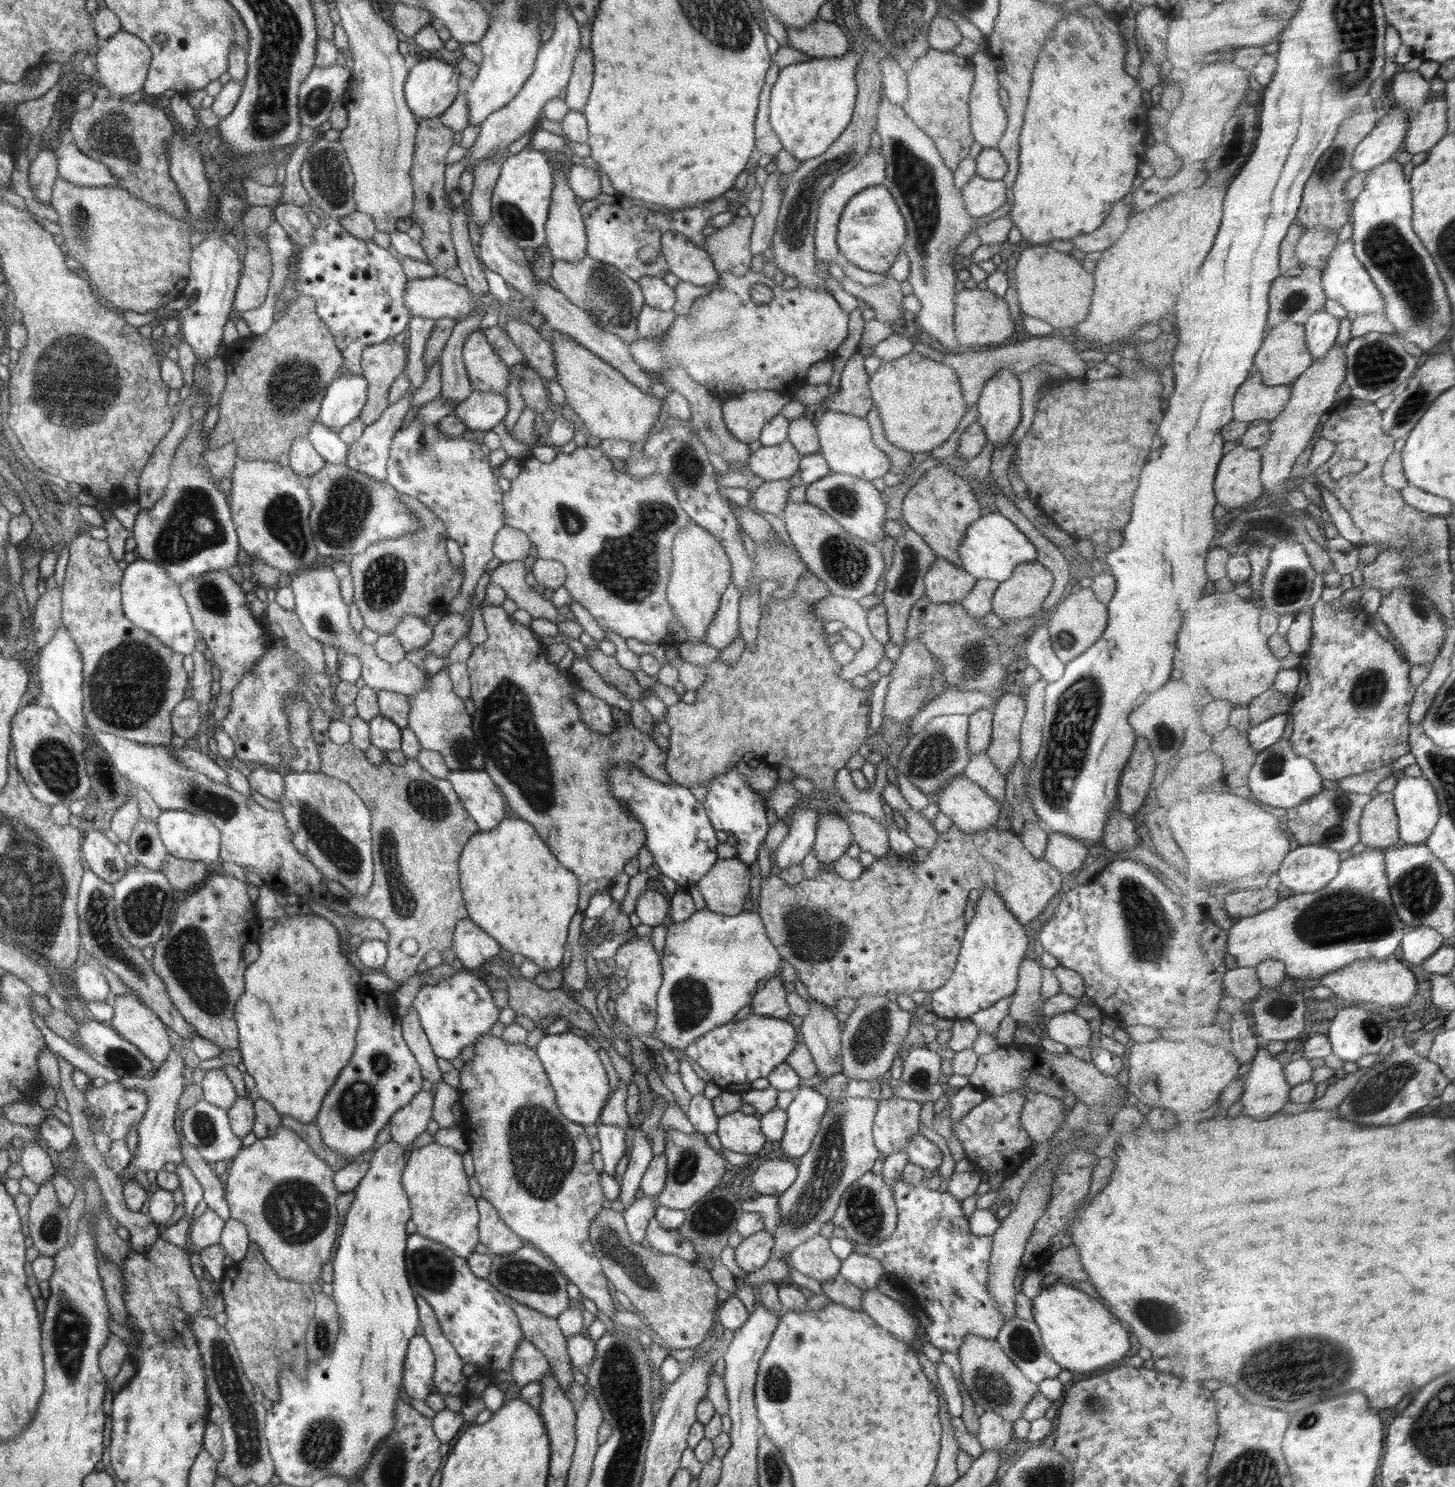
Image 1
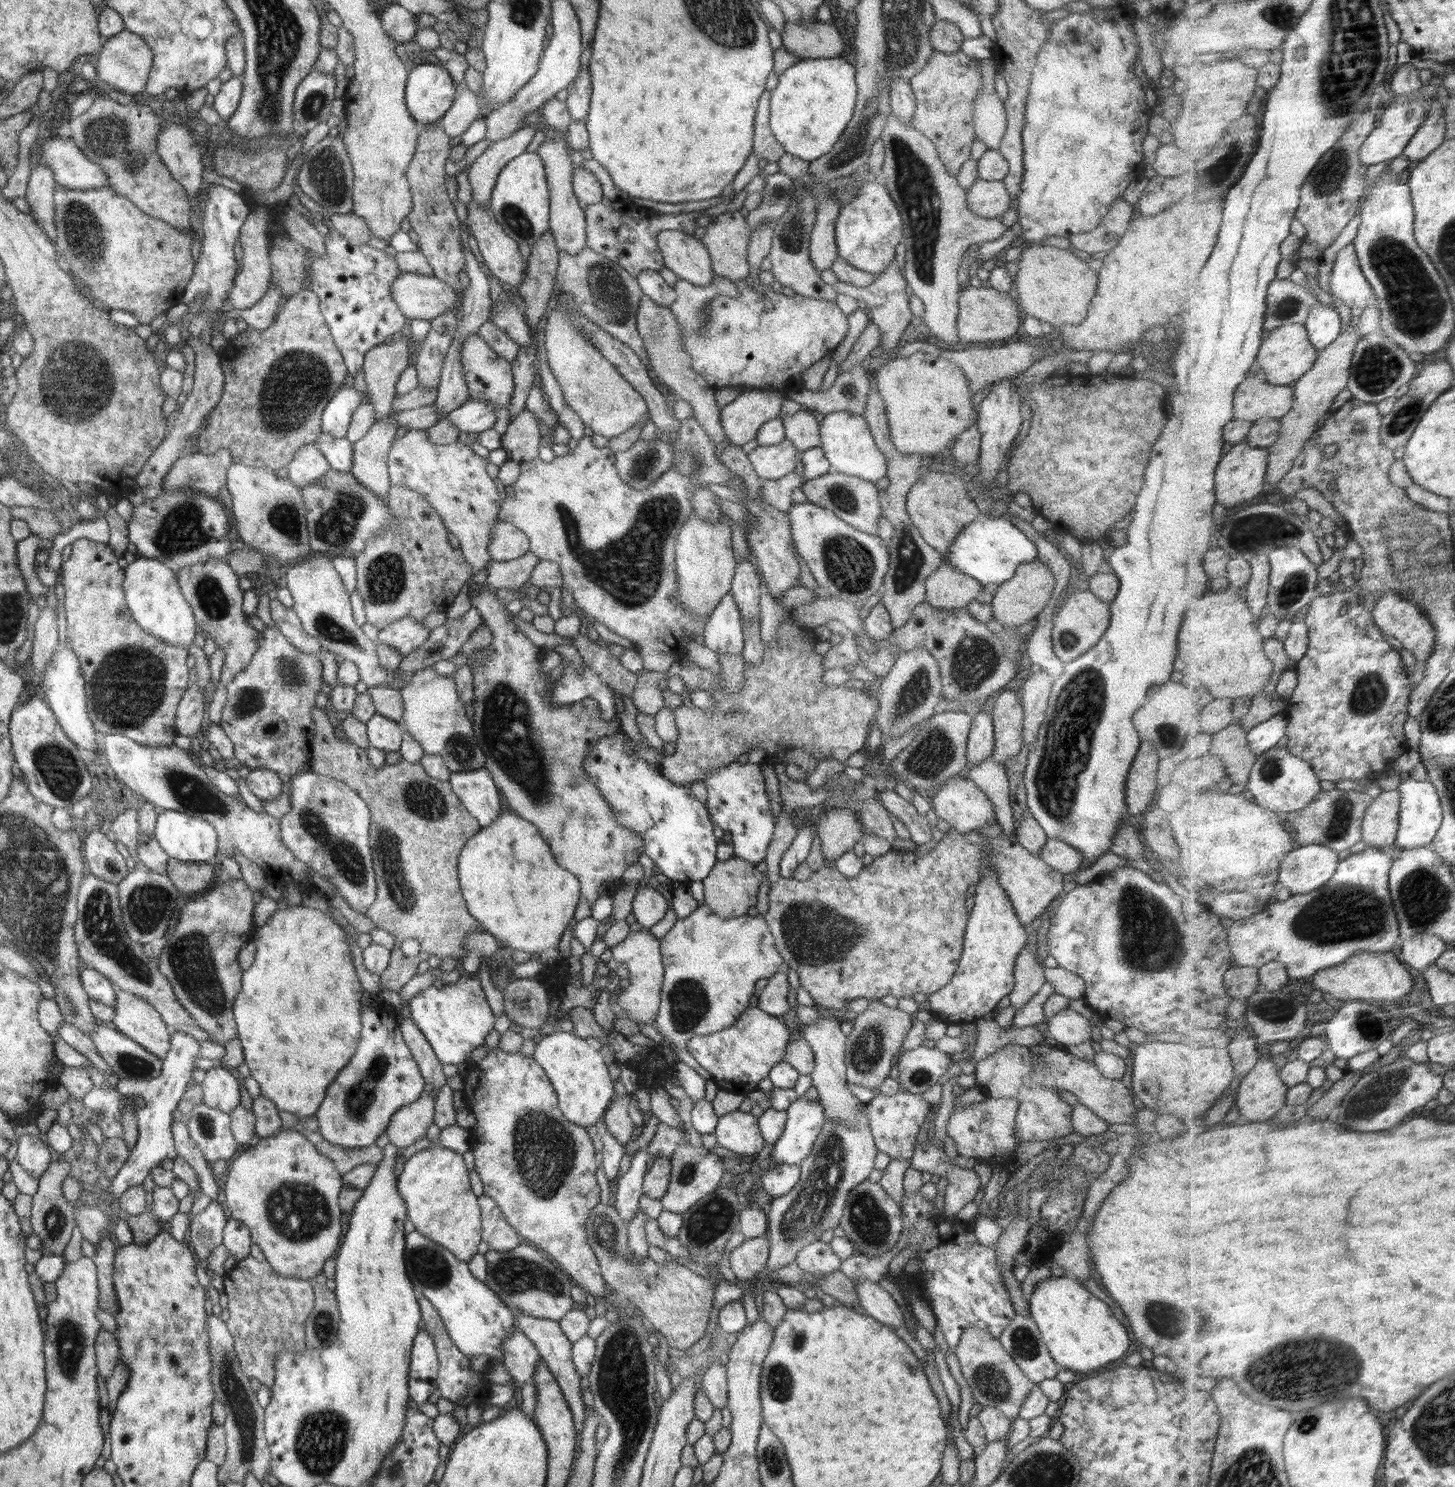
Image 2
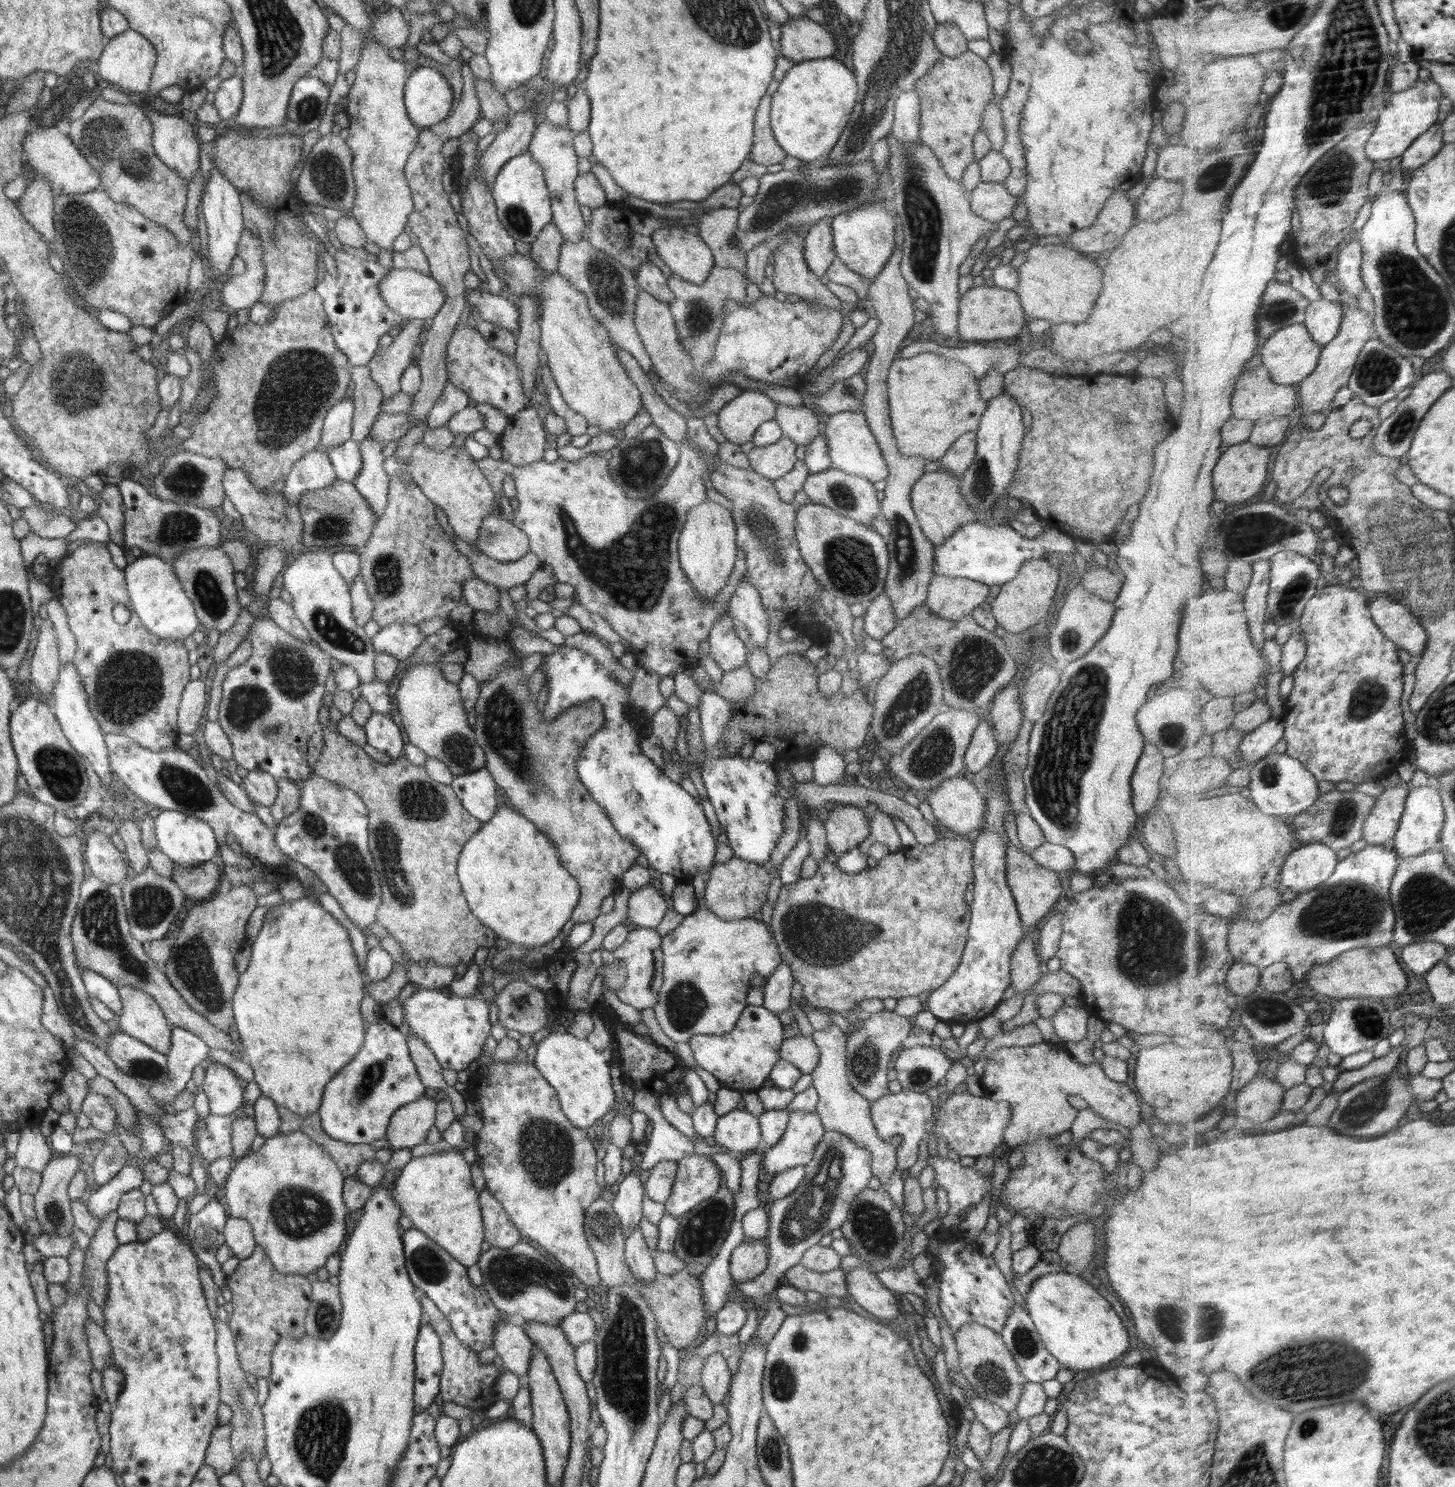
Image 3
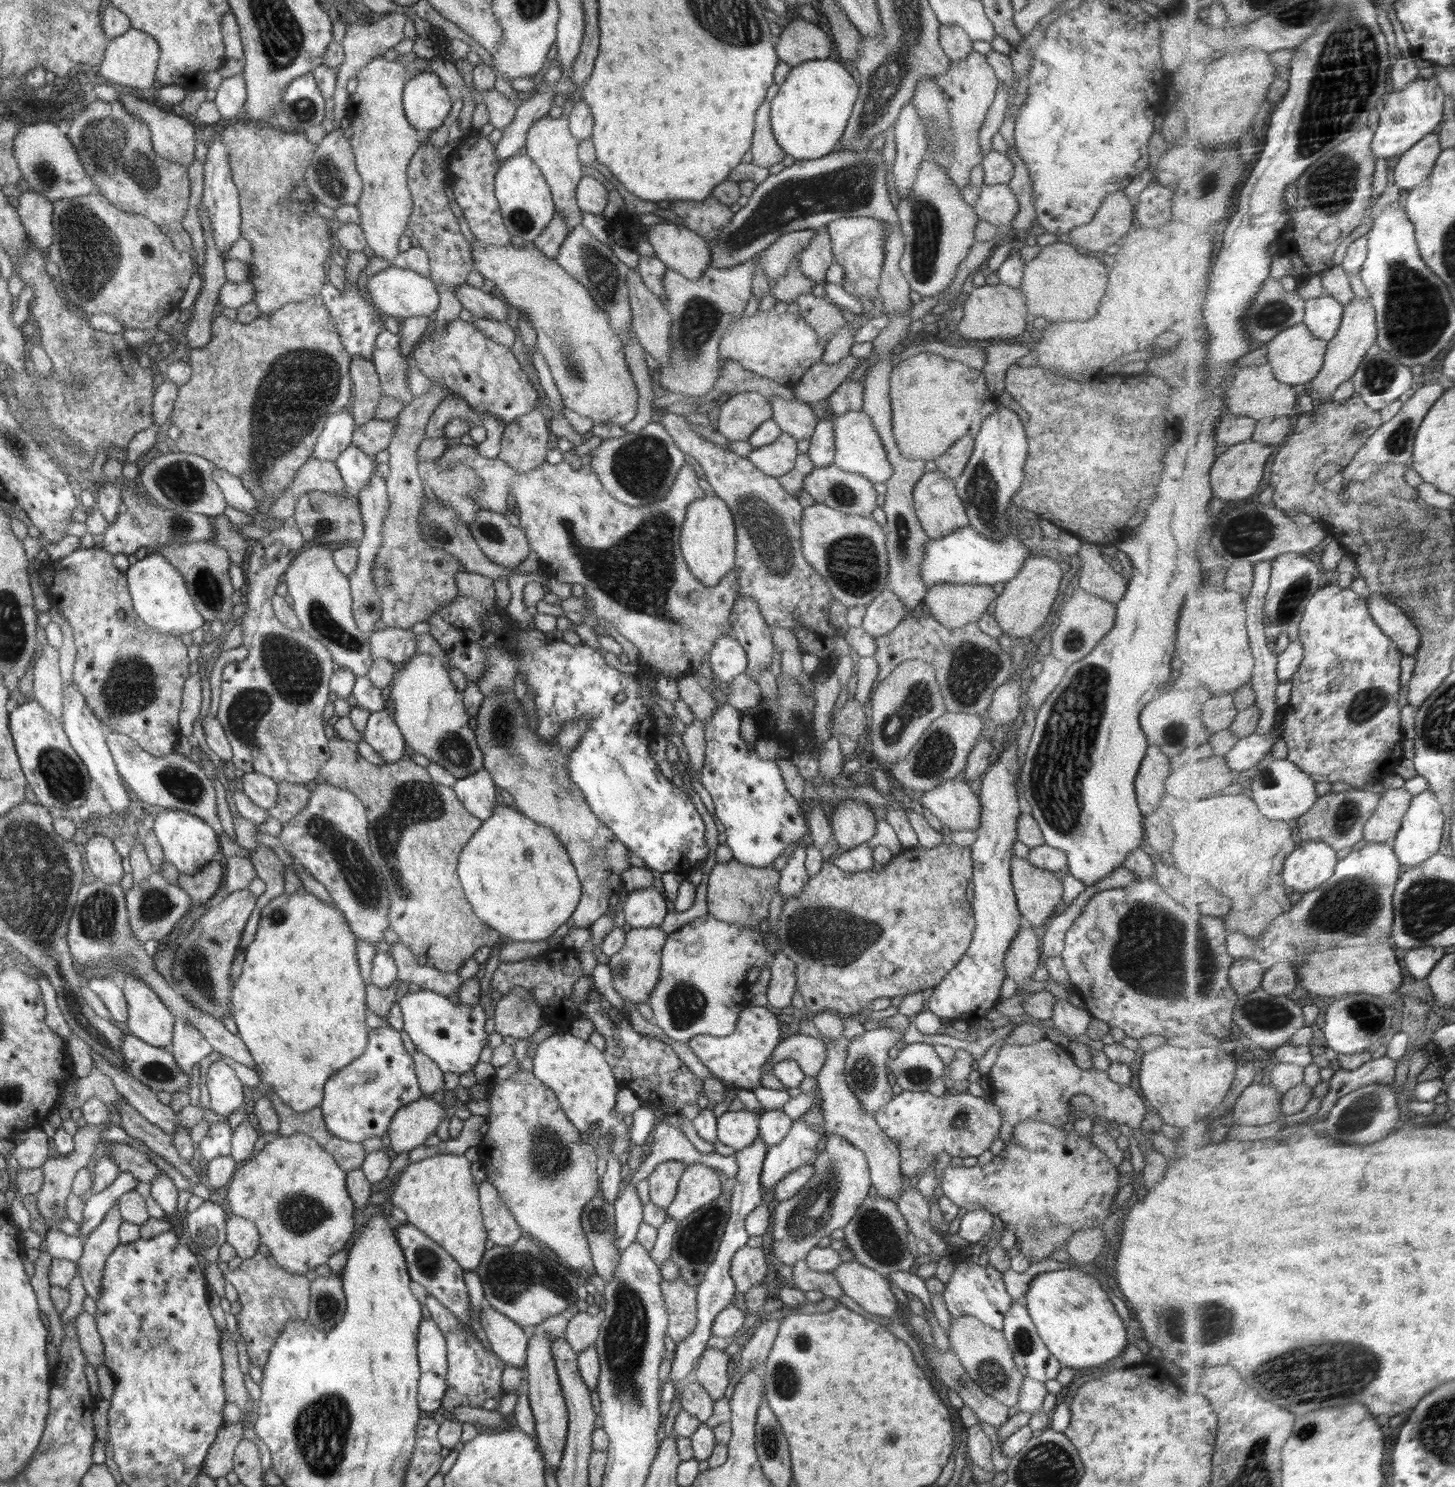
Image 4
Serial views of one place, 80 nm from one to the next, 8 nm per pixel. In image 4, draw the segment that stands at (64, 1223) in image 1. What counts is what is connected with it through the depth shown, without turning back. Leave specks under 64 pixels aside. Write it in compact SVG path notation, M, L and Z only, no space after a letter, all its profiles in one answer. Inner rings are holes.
M111 1122L102 1123L101 1125L87 1124L80 1127L78 1132L74 1134L73 1141L75 1142L74 1150L65 1157L48 1157L46 1162L41 1166L40 1171L43 1172L44 1182L42 1188L36 1194L38 1210L50 1228L60 1230L61 1220L67 1219L66 1207L67 1196L71 1193L74 1177L81 1168L87 1166L92 1154L96 1153L96 1144L104 1141L100 1137L100 1133L105 1131Z

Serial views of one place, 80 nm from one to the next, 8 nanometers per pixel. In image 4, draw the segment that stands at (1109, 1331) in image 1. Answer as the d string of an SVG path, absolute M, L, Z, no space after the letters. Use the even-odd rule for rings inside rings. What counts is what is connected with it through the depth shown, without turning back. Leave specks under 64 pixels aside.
M1062 1269L1037 1274L1030 1281L1024 1296L1024 1305L1037 1328L1040 1339L1062 1367L1070 1367L1080 1373L1088 1368L1098 1368L1104 1362L1116 1362L1124 1354L1126 1348L1124 1324L1116 1314L1110 1298L1098 1284L1098 1280L1082 1270Z

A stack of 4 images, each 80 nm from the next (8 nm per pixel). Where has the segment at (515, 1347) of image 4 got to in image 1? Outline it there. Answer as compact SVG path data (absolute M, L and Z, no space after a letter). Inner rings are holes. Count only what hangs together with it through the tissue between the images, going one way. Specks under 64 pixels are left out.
M520 1340L514 1360L512 1360L513 1380L520 1389L530 1382L538 1382L544 1376L552 1376L552 1367L544 1355L542 1355L528 1340Z

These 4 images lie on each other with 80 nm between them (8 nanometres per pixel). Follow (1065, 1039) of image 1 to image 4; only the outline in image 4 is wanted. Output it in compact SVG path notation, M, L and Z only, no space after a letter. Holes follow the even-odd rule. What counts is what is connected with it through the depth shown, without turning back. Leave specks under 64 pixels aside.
M1058 1000L1054 1004L1051 1019L1060 1032L1066 1032L1070 1036L1082 1036L1082 1034L1087 1034L1092 1016L1087 1010L1075 1008L1068 1000Z

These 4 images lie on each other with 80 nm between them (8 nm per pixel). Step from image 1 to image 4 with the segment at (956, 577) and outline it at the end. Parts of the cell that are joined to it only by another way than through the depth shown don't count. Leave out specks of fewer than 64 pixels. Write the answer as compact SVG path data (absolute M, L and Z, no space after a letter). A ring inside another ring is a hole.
M941 582L927 590L923 602L932 613L932 616L946 628L962 628L971 622L978 622L987 612L990 602L996 600L994 589L988 585L952 584Z

